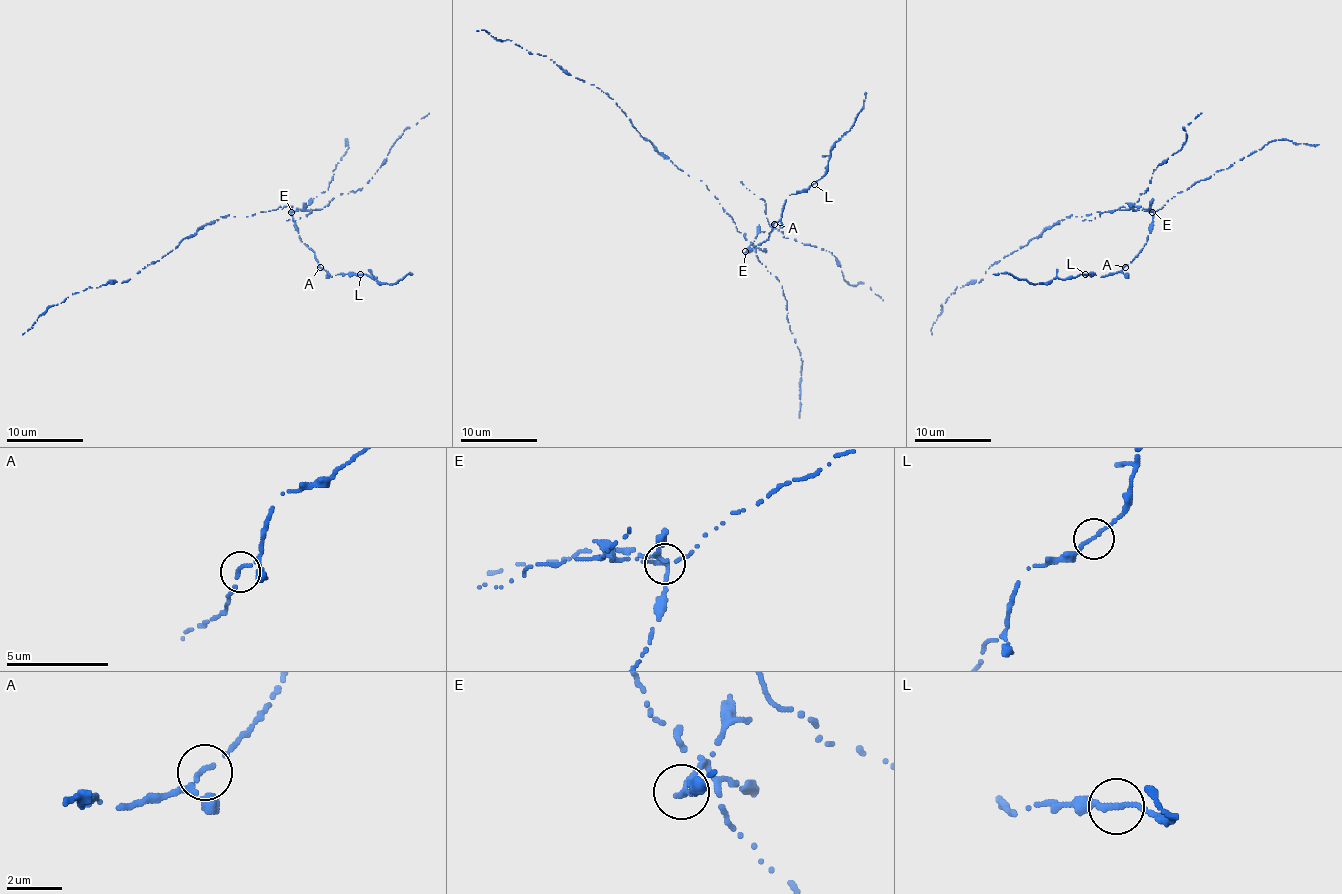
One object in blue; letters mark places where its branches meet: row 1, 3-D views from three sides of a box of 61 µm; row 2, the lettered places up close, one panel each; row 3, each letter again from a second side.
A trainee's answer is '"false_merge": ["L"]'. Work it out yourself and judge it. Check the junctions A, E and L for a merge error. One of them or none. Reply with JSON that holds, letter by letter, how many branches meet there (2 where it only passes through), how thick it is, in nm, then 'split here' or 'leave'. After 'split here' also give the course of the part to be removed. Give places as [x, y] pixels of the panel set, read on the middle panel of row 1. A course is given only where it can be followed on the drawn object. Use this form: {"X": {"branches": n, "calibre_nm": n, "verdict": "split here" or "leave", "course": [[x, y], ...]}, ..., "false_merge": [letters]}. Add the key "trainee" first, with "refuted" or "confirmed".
{"trainee": "refuted", "A": {"branches": 2, "calibre_nm": 170, "verdict": "leave"}, "E": {"branches": 2, "calibre_nm": 200, "verdict": "split here", "course": [[745, 251], [751, 241], [701, 180], [664, 157], [608, 95], [566, 74], [551, 59], [476, 30]]}, "L": {"branches": 2, "calibre_nm": 200, "verdict": "leave"}, "false_merge": ["E"]}

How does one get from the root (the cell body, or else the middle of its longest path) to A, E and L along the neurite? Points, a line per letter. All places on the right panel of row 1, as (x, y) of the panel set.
A: (1090, 213), (1121, 207), (1129, 209), (1133, 205), (1154, 213), (1146, 244), (1125, 267)
E: (1090, 213), (1121, 207), (1129, 209), (1133, 205), (1152, 211)
L: (1090, 213), (1133, 205), (1154, 215), (1148, 240), (1131, 263), (1104, 276), (1085, 274)

